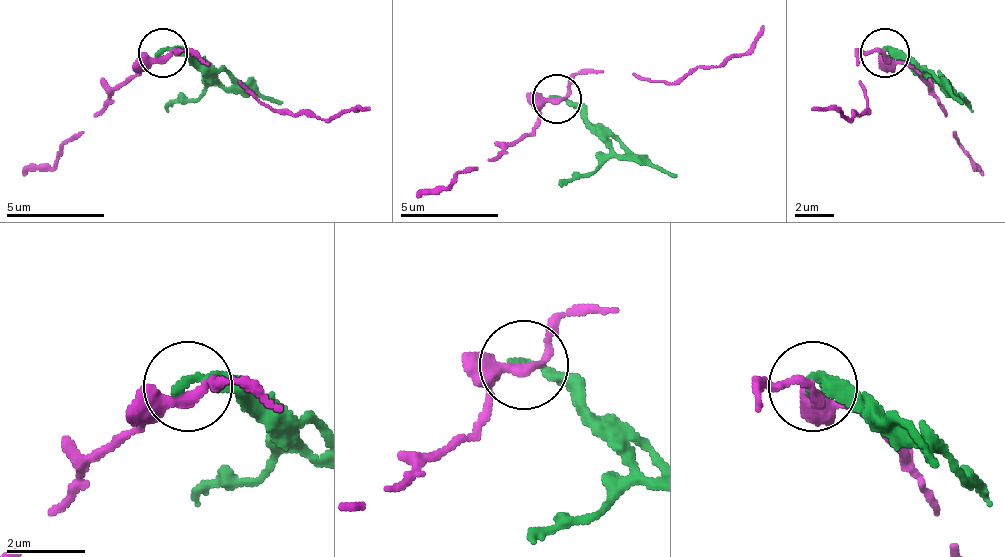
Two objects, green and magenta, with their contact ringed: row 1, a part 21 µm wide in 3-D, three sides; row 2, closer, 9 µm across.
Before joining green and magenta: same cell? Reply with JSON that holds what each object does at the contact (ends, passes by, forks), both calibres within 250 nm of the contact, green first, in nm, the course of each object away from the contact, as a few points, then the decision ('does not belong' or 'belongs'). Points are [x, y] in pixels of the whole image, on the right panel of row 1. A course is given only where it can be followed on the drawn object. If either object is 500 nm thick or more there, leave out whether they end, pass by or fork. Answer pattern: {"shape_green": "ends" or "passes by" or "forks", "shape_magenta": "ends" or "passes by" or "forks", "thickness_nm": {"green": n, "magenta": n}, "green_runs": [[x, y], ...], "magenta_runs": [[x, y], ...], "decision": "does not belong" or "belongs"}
{"shape_green": "ends", "shape_magenta": "passes by", "thickness_nm": {"green": 240, "magenta": 280}, "green_runs": [[883, 52], [903, 52], [952, 96], [962, 101]], "magenta_runs": [[883, 52], [858, 52], [868, 101], [863, 115], [854, 120], [839, 111], [809, 111]], "decision": "does not belong"}

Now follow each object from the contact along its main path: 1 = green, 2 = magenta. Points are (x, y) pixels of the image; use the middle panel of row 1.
1: (555, 97), (653, 166), (678, 176)
2: (560, 97), (590, 72), (653, 82), (722, 68), (742, 53), (761, 23)

